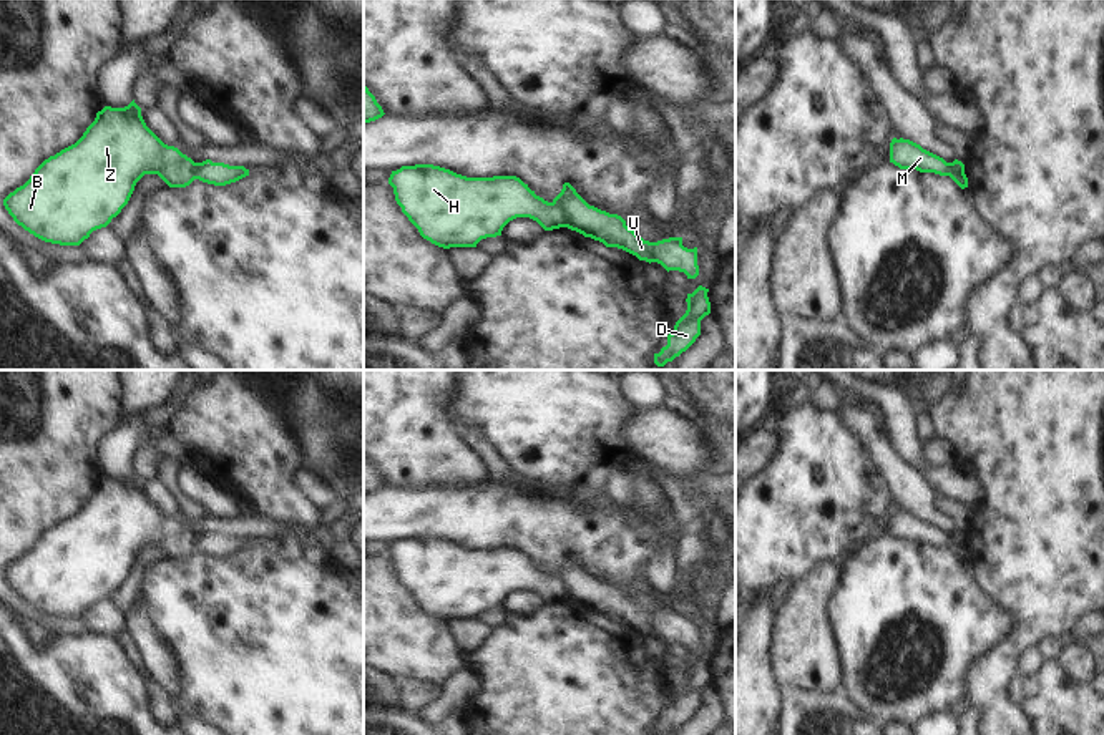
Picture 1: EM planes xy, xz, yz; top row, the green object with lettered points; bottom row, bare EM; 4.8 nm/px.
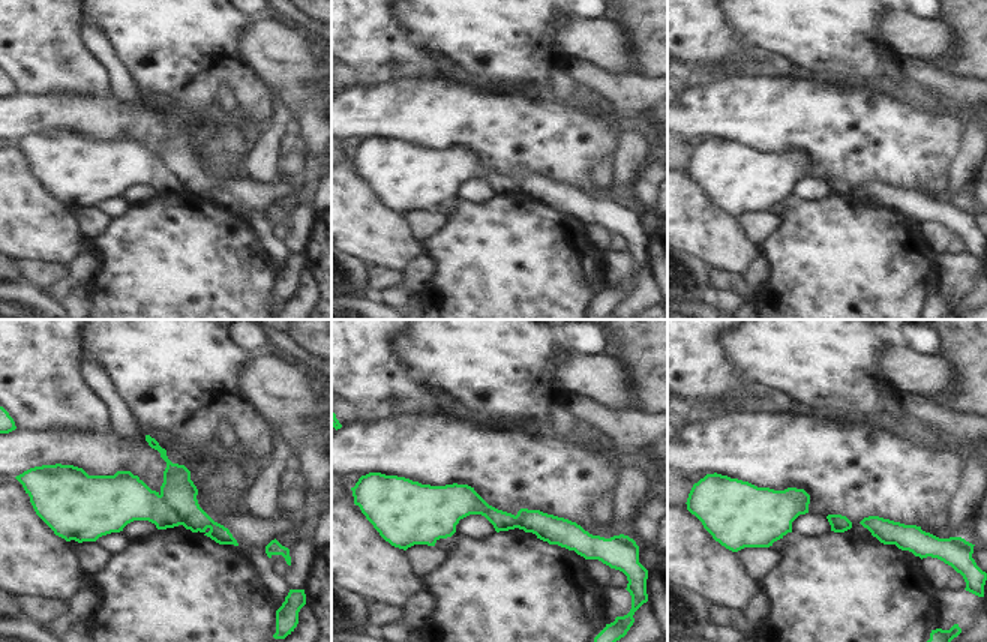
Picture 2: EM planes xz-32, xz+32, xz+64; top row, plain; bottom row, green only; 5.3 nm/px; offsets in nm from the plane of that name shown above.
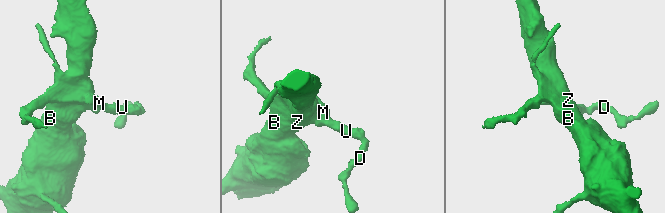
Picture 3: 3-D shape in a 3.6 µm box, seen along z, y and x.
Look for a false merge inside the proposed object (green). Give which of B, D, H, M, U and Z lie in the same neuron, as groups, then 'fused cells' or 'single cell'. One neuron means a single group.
B H Z / D M U; fused cells

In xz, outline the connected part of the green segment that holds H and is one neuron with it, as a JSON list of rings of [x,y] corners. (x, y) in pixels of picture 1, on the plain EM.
[[[415,536],[392,543],[388,556],[420,607],[443,621],[476,619],[481,611],[501,607],[503,599],[516,589],[530,589],[545,602],[568,599],[561,579],[536,567],[516,548],[467,549],[440,538]]]

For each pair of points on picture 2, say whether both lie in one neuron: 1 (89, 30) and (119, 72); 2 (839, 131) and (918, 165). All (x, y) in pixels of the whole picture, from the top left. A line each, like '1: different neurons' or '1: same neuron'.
1: same neuron
2: same neuron

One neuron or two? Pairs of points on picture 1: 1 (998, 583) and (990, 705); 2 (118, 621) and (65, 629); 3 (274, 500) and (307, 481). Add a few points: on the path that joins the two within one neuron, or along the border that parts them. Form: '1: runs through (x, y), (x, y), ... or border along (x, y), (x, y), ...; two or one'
1: runs through (1020, 613), (1020, 639), (990, 676); one
2: border along (77, 618), (88, 632); two
3: border along (301, 467), (294, 473), (293, 483), (326, 513); two

